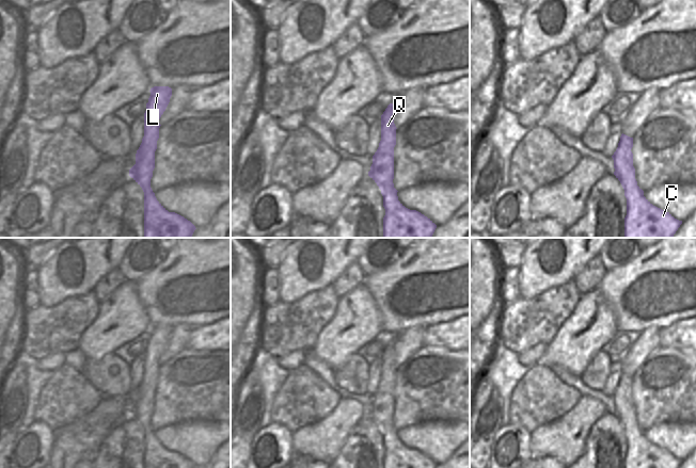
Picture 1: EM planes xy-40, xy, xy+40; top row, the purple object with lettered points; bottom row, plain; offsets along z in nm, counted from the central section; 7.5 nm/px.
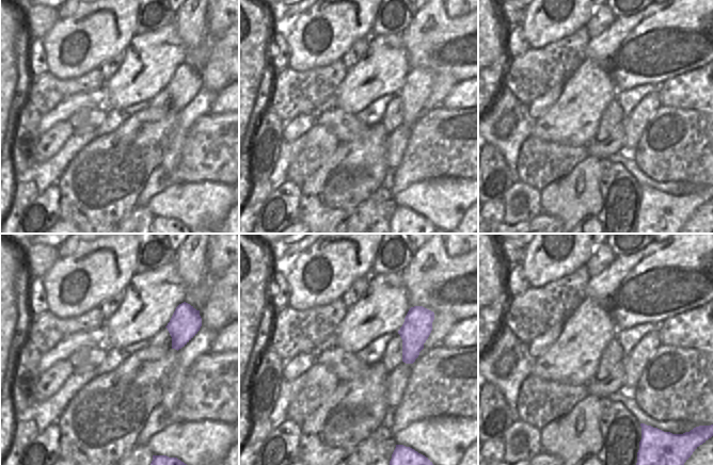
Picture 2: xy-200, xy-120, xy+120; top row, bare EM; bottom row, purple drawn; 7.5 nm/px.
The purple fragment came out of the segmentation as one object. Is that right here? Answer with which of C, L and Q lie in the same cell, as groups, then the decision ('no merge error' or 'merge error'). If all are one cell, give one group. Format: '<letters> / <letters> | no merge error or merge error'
C L Q | no merge error

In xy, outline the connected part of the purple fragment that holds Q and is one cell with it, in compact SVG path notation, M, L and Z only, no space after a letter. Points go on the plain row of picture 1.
M390 342L381 354L381 380L375 393L368 415L377 422L383 435L385 454L383 456L383 468L436 468L437 464L427 455L416 449L406 447L397 435L394 426L394 386L396 384L396 365L394 362L394 342Z

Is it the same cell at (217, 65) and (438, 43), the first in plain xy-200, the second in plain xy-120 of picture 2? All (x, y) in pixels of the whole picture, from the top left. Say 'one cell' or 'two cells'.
two cells

